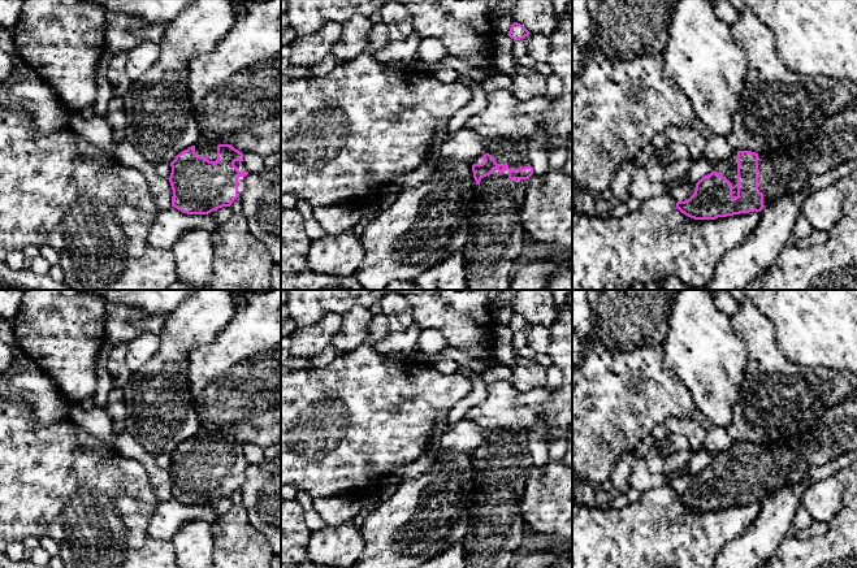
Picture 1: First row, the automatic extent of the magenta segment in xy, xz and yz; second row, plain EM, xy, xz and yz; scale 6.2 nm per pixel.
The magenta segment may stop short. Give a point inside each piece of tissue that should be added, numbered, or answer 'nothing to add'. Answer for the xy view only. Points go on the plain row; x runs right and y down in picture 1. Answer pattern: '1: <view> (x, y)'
1: xy (203, 438)

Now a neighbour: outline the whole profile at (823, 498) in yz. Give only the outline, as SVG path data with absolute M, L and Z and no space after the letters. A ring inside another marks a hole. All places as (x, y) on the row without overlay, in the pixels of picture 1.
M835 474L810 485L802 495L802 504L811 520L830 523L843 504L843 485Z

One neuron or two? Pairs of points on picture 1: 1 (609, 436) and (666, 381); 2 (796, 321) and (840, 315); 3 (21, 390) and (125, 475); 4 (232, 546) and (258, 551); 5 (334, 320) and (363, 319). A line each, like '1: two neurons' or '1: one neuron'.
1: one neuron
2: one neuron
3: two neurons
4: one neuron
5: two neurons

